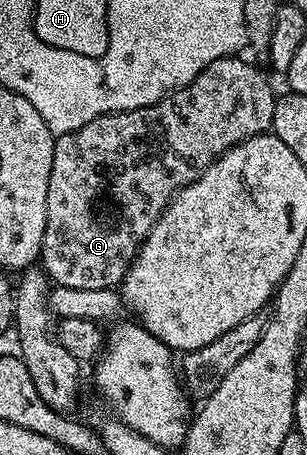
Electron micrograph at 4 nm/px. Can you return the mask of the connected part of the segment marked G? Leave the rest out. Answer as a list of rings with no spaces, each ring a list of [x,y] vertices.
[[[244,57],[220,58],[215,64],[207,64],[199,76],[188,86],[182,86],[179,90],[172,90],[166,98],[161,98],[155,104],[124,110],[118,114],[104,114],[91,124],[83,124],[75,132],[56,135],[53,143],[53,159],[51,160],[51,180],[47,184],[47,224],[41,241],[40,265],[43,267],[50,283],[66,286],[67,288],[107,288],[112,290],[120,287],[121,281],[129,271],[129,265],[137,257],[138,248],[145,242],[145,237],[151,232],[151,228],[159,220],[161,213],[169,207],[173,198],[187,184],[191,184],[201,176],[215,159],[223,156],[240,142],[245,142],[251,136],[259,136],[266,133],[272,127],[273,113],[275,112],[275,93],[273,86],[265,79],[261,70],[256,70],[249,62],[244,62]]]

